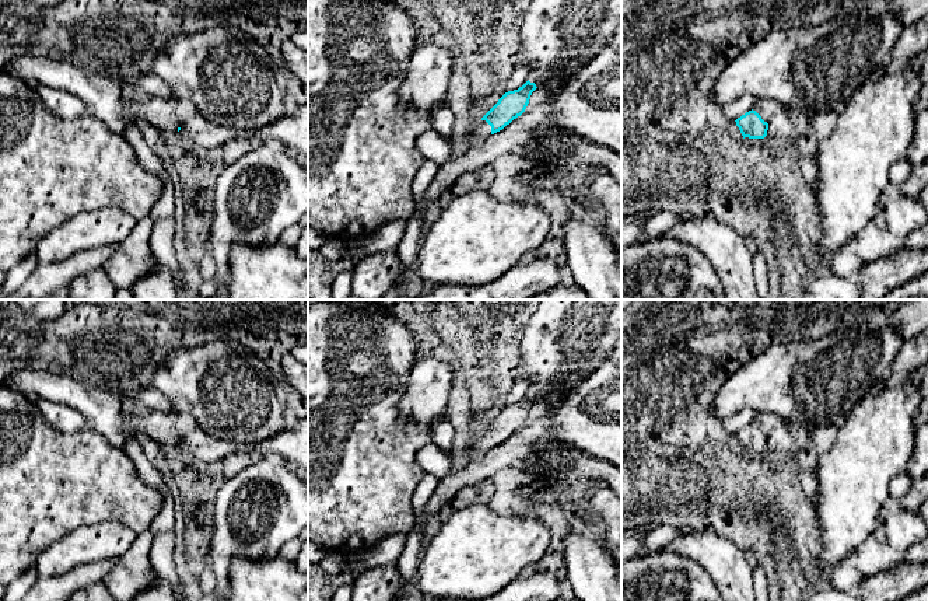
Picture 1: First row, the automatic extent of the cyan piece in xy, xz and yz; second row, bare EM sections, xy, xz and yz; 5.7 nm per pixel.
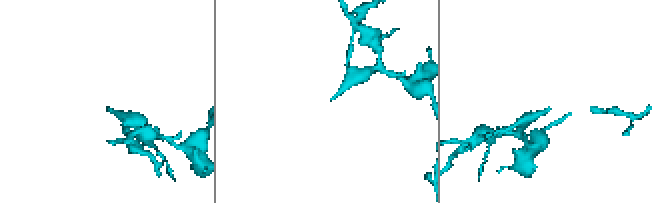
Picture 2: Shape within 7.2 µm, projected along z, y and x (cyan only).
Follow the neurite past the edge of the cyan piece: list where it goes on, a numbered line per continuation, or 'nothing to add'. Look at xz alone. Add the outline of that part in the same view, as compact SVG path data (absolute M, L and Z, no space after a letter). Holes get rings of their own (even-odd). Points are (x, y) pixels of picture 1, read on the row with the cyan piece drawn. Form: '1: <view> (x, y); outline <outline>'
1: xz (482, 129); outline M480 119L476 122L473 132L466 137L474 143L477 140L488 137L490 134L491 134L491 126L486 120Z

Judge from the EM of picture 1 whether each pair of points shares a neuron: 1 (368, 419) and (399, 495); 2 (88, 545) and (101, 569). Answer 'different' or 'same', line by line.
1: same
2: different

